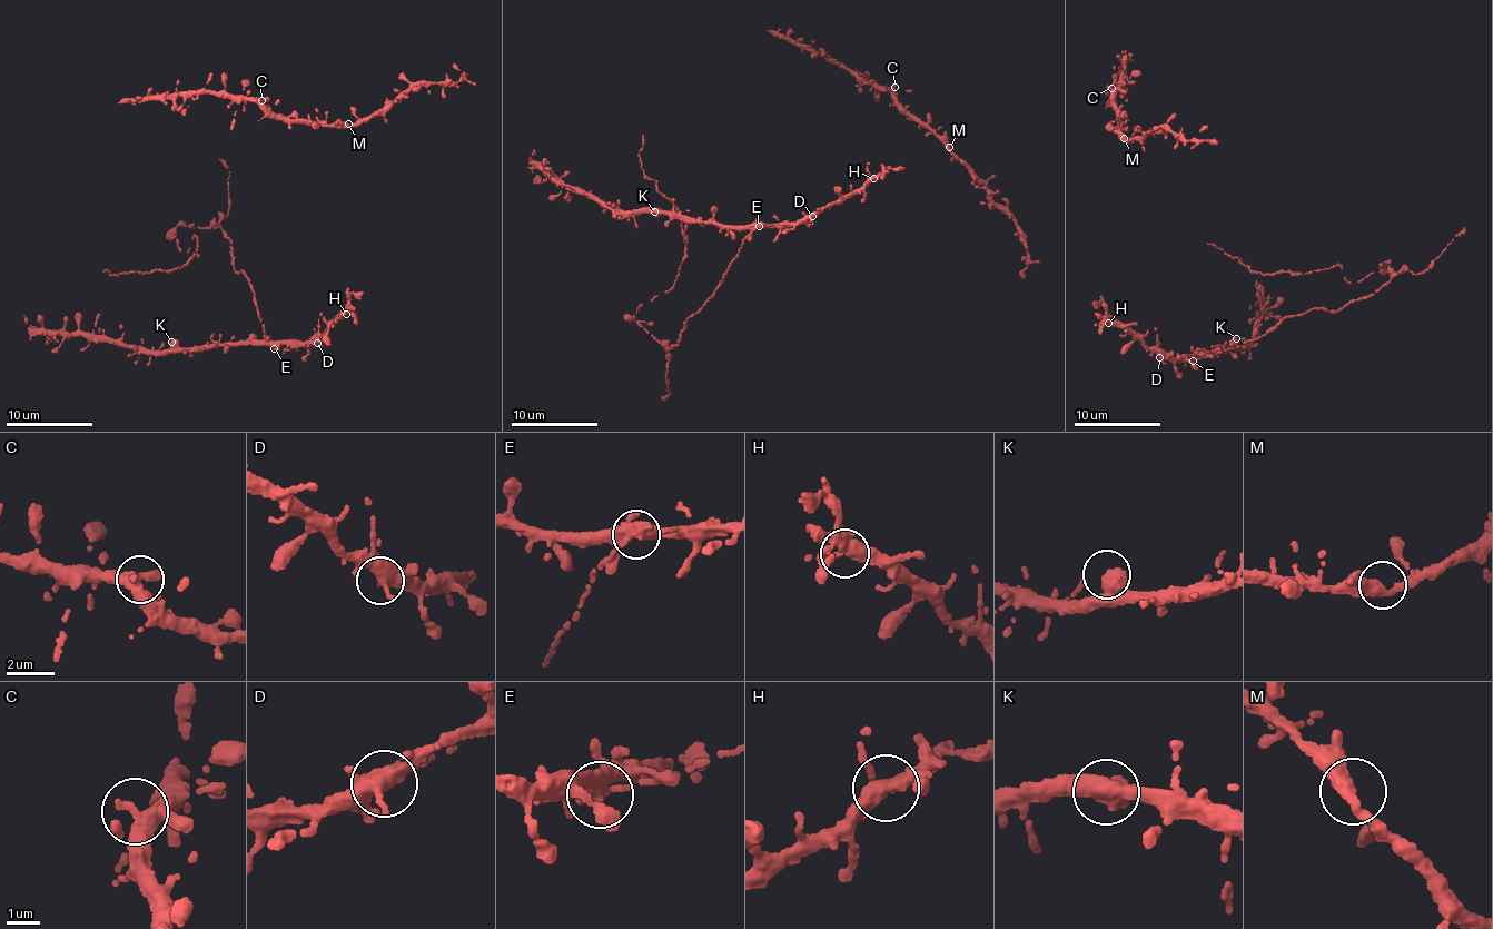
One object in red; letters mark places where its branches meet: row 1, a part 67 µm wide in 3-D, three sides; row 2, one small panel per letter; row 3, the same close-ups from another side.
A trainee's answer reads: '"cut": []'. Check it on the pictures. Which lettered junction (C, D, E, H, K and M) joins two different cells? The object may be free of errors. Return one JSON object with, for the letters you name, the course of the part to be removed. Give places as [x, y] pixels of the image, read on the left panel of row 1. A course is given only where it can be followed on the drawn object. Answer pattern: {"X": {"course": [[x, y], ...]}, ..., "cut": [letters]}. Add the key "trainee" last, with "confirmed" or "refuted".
{"E": {"course": [[275, 348], [246, 274], [213, 226], [174, 230], [188, 251], [197, 237], [180, 268], [104, 272]]}, "cut": ["E"], "trainee": "refuted"}

